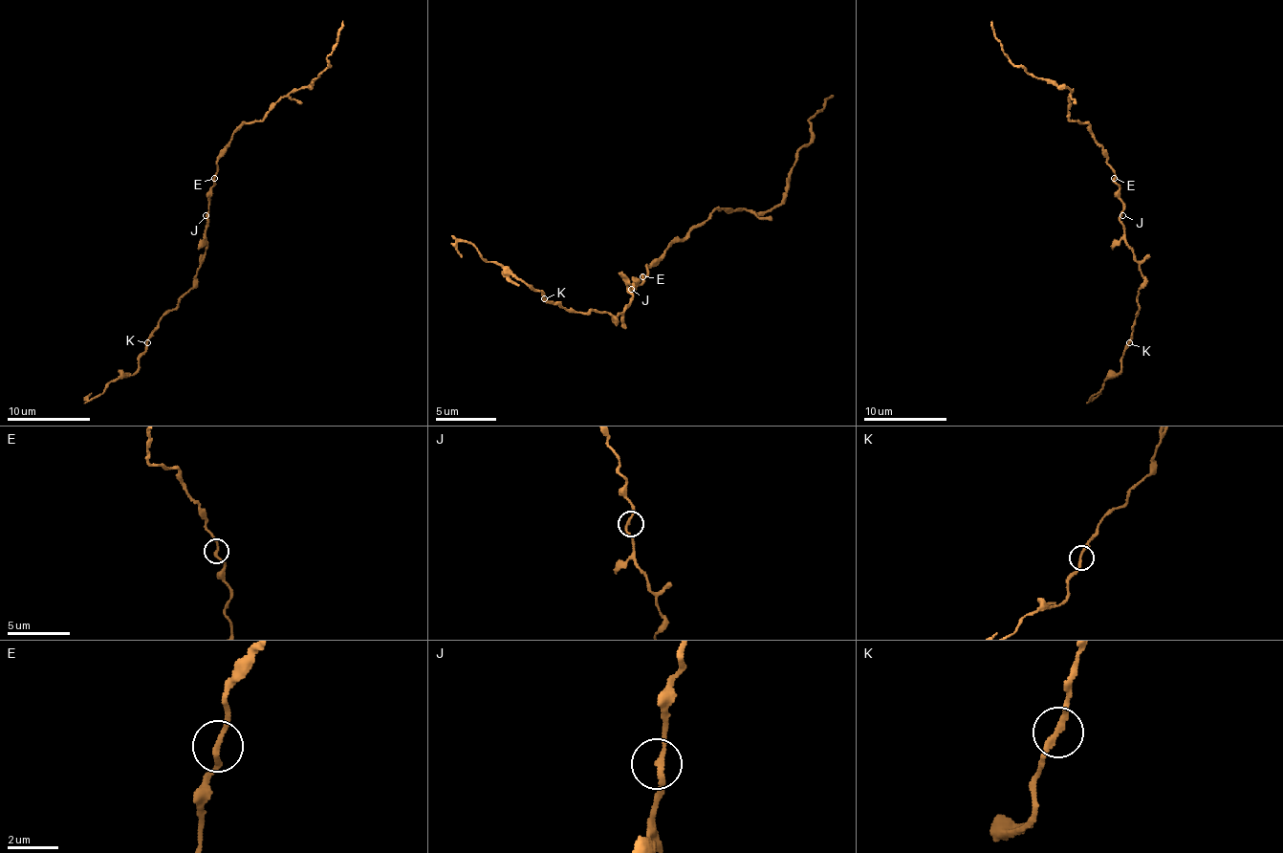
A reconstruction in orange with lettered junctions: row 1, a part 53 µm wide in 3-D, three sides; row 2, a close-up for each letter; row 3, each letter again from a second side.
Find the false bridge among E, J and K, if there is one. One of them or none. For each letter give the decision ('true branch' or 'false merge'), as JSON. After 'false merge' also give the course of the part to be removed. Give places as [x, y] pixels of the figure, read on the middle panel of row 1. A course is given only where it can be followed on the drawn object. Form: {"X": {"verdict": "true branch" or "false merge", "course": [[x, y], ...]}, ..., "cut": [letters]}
{"E": {"verdict": "true branch"}, "J": {"verdict": "true branch"}, "K": {"verdict": "true branch"}, "cut": []}

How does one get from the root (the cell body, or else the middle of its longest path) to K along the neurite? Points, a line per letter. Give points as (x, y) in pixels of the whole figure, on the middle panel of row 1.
K: (637, 285), (631, 289), (627, 307), (616, 319), (597, 310), (576, 313), (560, 304), (551, 304), (545, 297)

